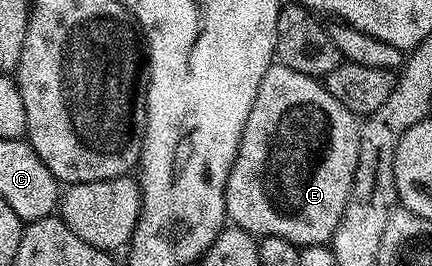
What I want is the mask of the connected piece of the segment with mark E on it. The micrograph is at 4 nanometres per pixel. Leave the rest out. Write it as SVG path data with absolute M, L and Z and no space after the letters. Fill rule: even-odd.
M274 62L262 74L262 86L258 86L258 94L254 98L254 106L250 106L250 118L246 118L246 130L242 130L242 142L238 146L238 154L234 158L234 166L228 175L226 190L224 191L224 210L227 219L233 225L257 238L277 236L286 238L291 244L303 246L305 244L328 244L334 230L338 230L338 222L346 210L346 202L350 198L350 190L354 182L354 170L358 166L358 146L360 145L361 121L334 94L330 94L317 77L307 76L298 70L290 70L290 66Z

